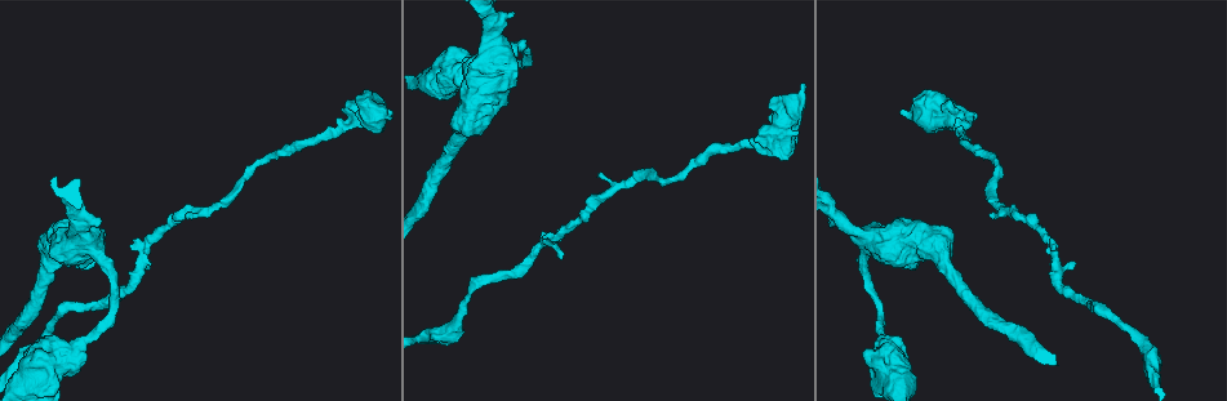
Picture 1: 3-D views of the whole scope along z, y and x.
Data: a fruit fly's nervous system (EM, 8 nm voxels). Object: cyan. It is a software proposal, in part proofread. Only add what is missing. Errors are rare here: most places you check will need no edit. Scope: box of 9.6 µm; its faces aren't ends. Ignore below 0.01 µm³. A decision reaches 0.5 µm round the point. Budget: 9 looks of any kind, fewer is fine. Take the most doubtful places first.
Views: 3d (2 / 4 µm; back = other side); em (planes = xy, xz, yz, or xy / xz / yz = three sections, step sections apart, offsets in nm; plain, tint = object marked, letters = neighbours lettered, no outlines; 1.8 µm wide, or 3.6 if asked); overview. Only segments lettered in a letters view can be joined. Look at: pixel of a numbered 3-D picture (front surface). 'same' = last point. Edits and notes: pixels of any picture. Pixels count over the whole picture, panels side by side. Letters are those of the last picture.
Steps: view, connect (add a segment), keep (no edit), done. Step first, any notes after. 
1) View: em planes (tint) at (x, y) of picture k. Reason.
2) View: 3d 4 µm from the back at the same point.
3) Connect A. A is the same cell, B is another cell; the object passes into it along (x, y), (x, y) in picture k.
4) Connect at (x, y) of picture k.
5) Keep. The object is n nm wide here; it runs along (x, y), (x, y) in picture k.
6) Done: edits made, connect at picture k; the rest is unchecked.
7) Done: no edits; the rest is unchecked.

View: 3d 4 µm at (356, 119) of picture 1. Sudden change in width.

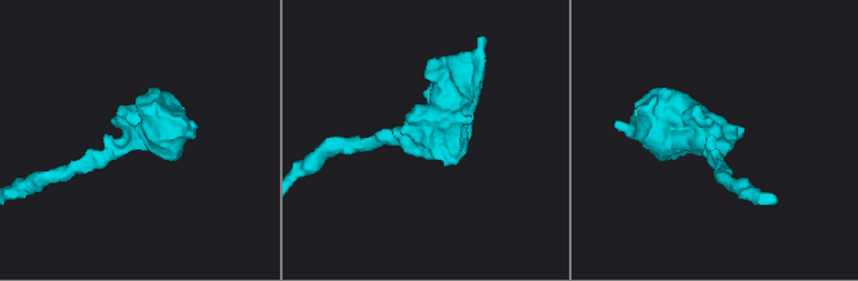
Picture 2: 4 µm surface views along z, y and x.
View: em planes (letters) at (712, 140) of picture 2. The arms are 200, 650 nm wide.

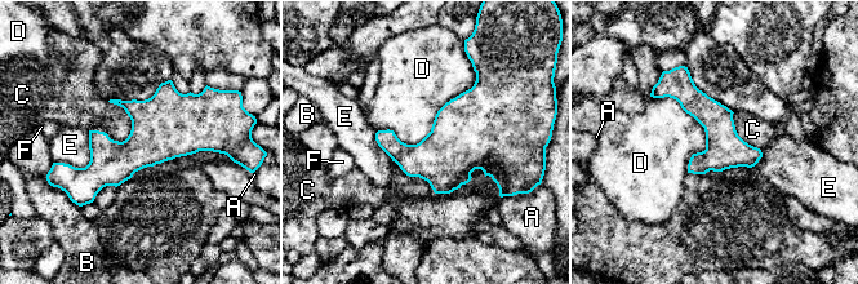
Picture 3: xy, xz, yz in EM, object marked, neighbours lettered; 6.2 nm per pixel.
Keep. A, B, C, D, E and F are other cells; a border runs along (474, 69), (418, 142), (377, 132) in picture 3; none of them fits.

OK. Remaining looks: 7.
View: 3d 4 µm at (53, 319) of picture 1. A narrow waist.

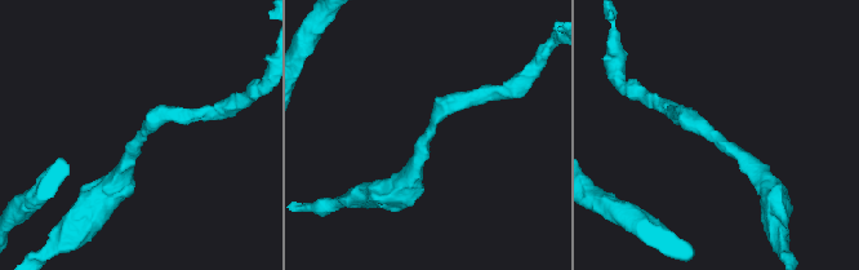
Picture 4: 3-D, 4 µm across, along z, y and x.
View: em xy step 8 (tint) at (138, 138) of picture 4. Shape alone is not enough.

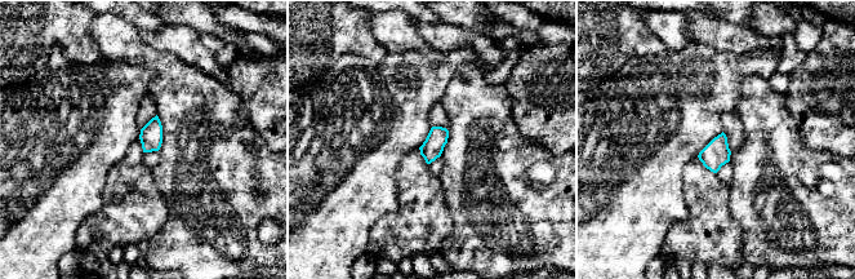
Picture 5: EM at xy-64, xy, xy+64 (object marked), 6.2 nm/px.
View: em planes (letters) at the same point.

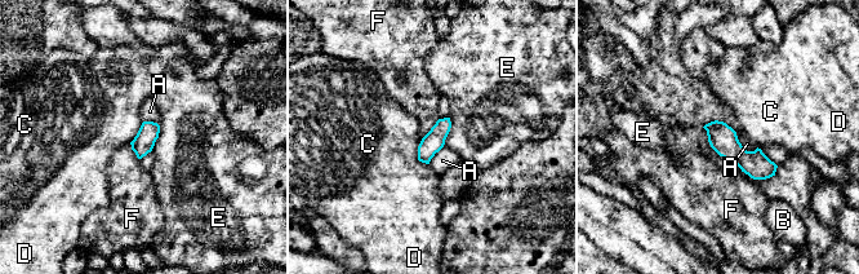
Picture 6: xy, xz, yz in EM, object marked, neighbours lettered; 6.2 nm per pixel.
Keep. The object is 140 nm wide here; A, B, C, D, E and F are other cells; it runs along (708, 127), (743, 159), (771, 172) in picture 6; no lettered segment goes on from it.

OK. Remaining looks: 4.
View: em xz step 8 (tint) at (598, 175) of picture 1. Branch stops here.

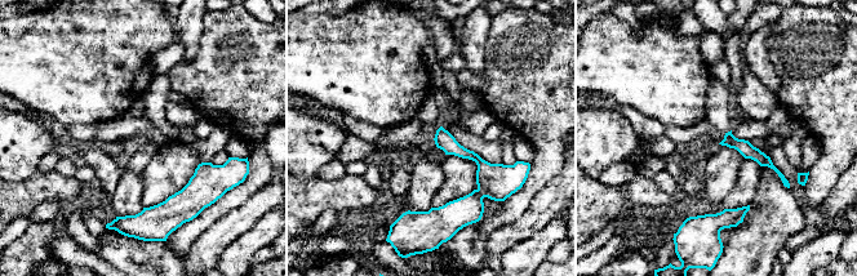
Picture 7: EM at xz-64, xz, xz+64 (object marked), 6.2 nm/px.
View: em xz step 8 (letters) at the same point. See the neighbours.

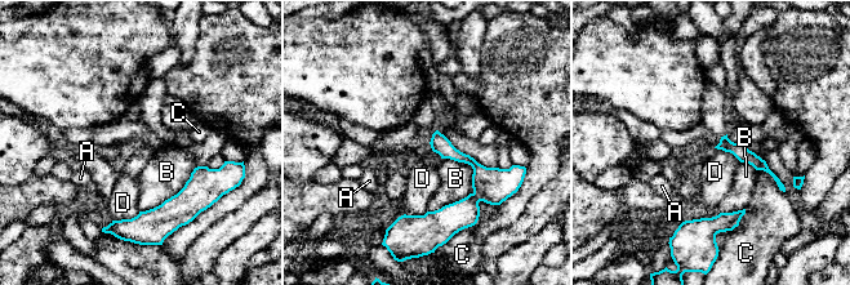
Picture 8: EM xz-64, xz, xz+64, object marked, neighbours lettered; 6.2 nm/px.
Keep. A, B, C and D are other cells; it runs along (499, 172), (464, 206), (408, 219) in picture 8; no lettered segment goes on from it.

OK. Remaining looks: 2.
View: em yz step 4 (plain) at (421, 336) of picture 1.

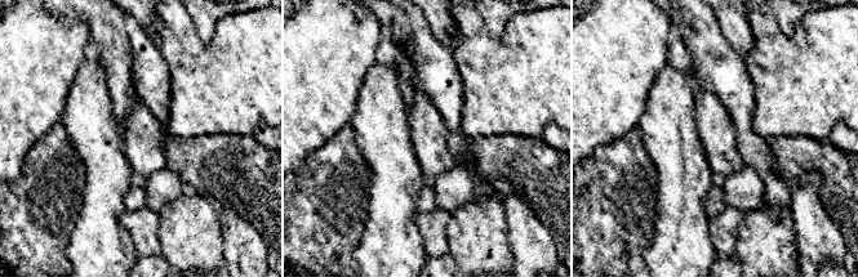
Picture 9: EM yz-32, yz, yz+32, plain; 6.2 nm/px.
View: em yz step 4 (letters) at the same point. See the neighbours.

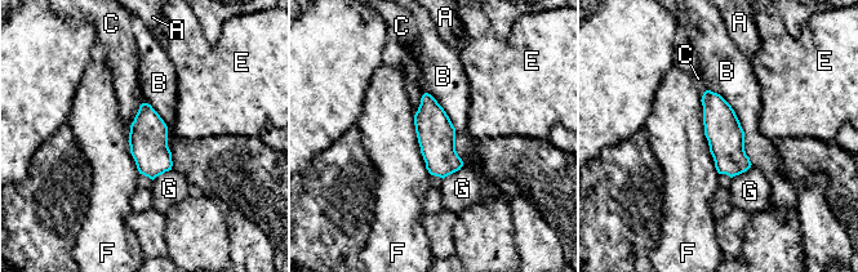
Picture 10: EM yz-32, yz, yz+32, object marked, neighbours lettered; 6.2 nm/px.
Keep. A, B, C, E, F and G are other cells; a border runs along (147, 102), (139, 106), (128, 141) in picture 10; no lettered segment goes on from it.

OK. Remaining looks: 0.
Done: no edits; the rest is unchecked.

